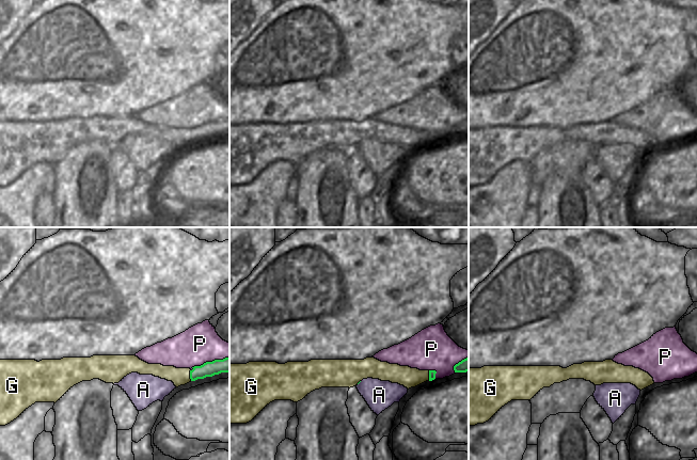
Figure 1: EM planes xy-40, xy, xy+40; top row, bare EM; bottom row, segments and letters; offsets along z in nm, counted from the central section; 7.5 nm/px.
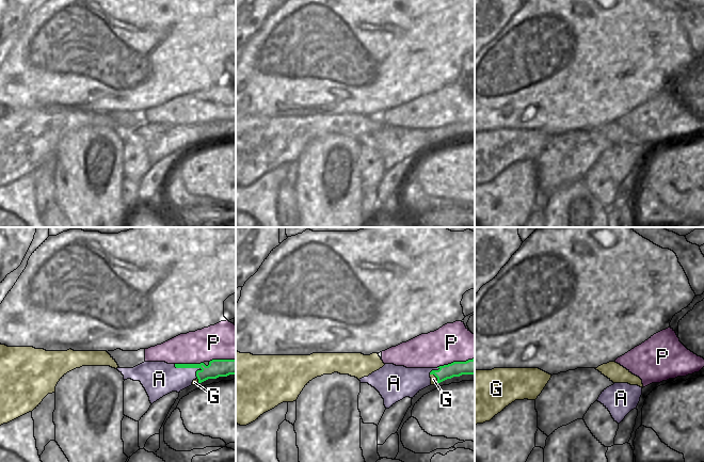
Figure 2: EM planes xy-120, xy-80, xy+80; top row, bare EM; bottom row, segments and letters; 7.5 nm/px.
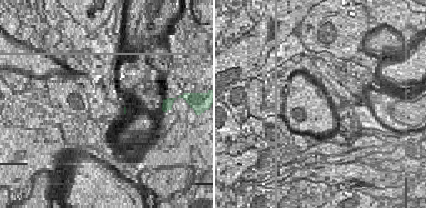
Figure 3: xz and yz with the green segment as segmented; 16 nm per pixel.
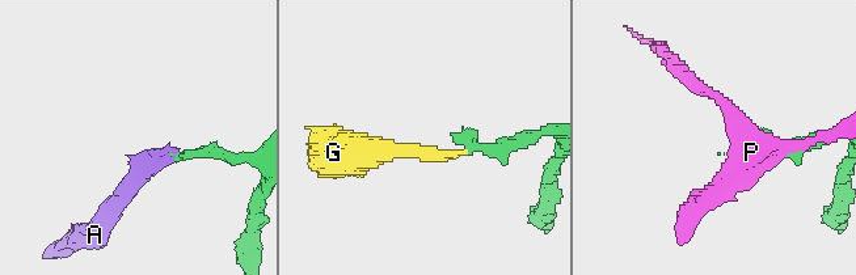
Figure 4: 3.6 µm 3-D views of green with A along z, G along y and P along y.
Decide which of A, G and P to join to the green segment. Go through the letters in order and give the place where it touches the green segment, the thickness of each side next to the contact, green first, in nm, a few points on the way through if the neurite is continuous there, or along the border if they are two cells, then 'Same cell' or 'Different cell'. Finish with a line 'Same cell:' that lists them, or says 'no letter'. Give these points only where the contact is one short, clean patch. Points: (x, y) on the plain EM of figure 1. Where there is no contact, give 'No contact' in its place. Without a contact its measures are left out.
A: Touches green at xy (359, 143). Thickness 20 nm (green) against 220 nm. Different cell
G: Touches green at xy-40 (190, 136). Thickness 110 nm (green) against 130 nm. Same cell
P: Touches green at xy-40 (209, 123). Thickness 110 nm (green) against 280 nm. Different cell
Same cell: G.

